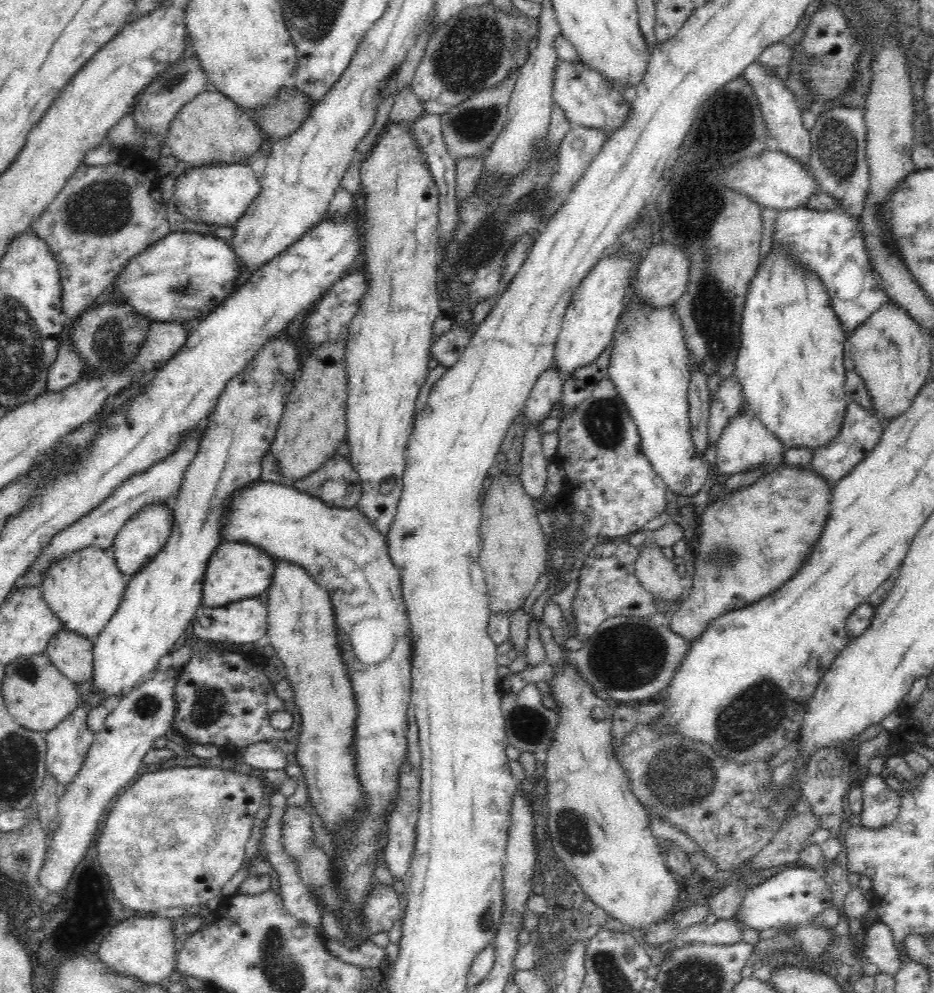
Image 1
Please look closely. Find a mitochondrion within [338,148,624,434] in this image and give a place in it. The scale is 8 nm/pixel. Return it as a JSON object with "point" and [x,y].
{"point":[483,245]}

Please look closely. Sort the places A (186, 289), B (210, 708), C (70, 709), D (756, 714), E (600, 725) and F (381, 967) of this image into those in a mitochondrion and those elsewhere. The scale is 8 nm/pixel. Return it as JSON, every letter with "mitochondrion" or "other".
{"A":"mitochondrion","B":"mitochondrion","C":"other","D":"mitochondrion","E":"other","F":"other"}

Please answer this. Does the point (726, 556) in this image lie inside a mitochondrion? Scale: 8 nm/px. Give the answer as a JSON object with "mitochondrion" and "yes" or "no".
{"mitochondrion":"yes"}

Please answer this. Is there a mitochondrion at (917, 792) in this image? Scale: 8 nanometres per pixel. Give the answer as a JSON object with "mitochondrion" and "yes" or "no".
{"mitochondrion":"no"}

